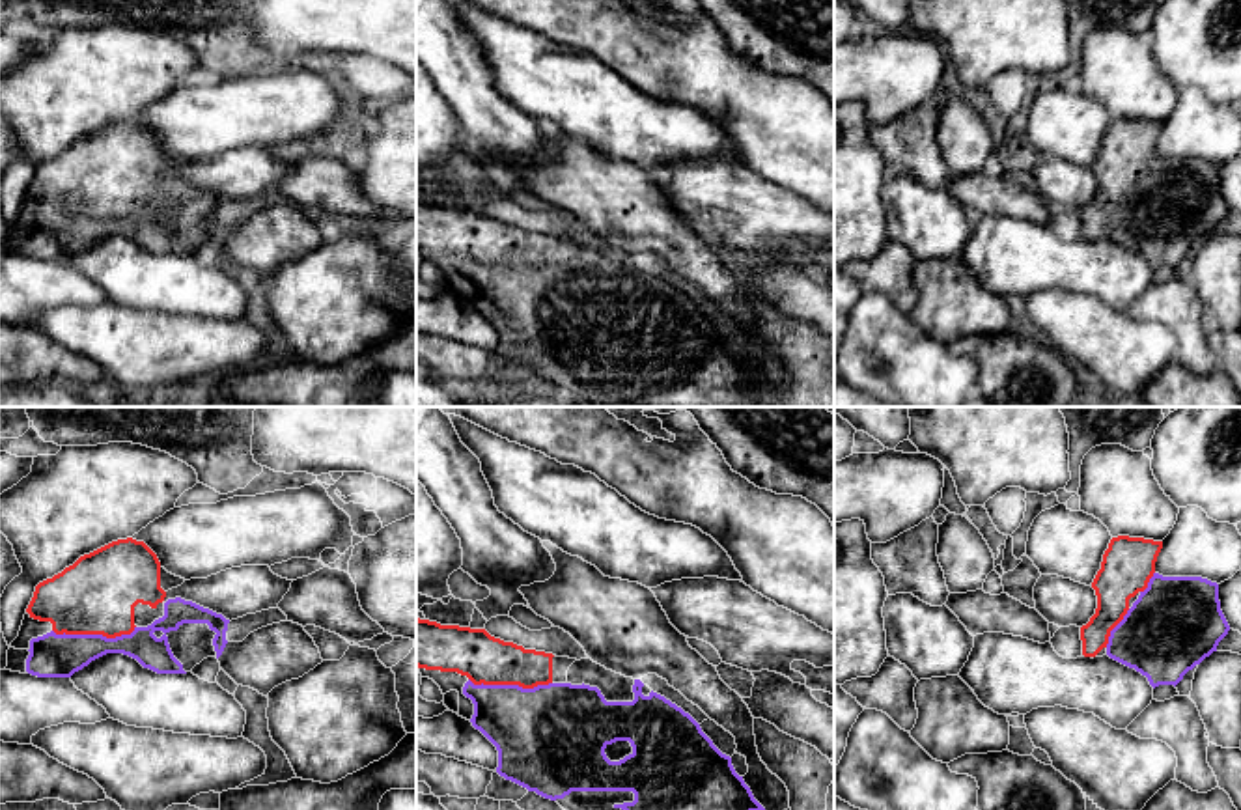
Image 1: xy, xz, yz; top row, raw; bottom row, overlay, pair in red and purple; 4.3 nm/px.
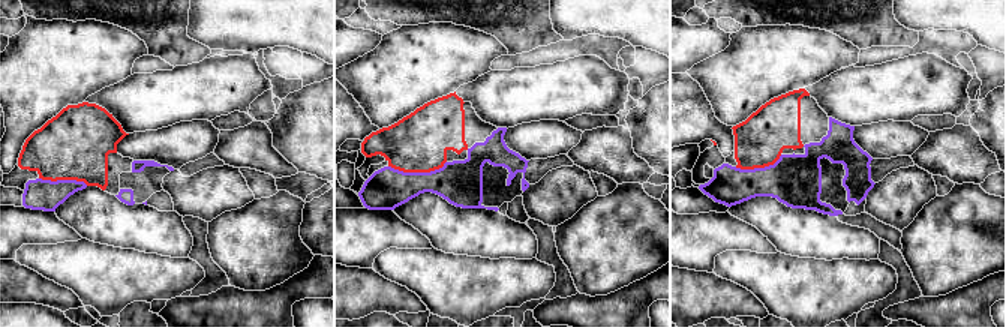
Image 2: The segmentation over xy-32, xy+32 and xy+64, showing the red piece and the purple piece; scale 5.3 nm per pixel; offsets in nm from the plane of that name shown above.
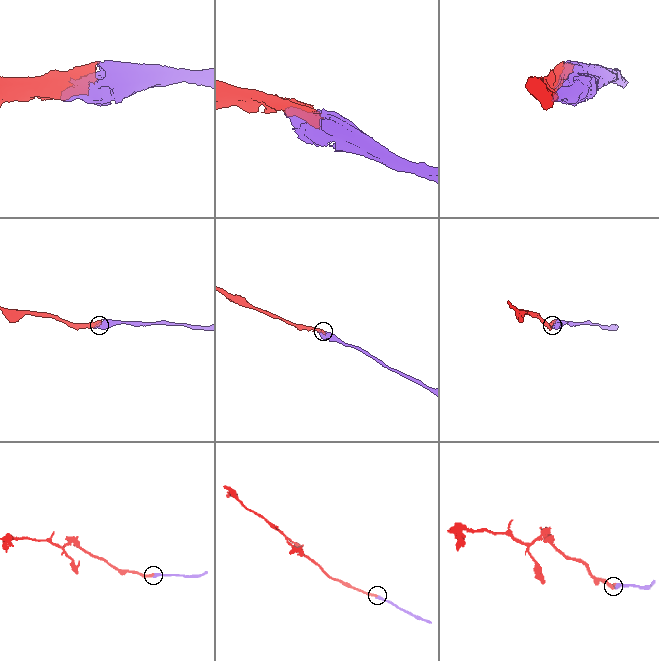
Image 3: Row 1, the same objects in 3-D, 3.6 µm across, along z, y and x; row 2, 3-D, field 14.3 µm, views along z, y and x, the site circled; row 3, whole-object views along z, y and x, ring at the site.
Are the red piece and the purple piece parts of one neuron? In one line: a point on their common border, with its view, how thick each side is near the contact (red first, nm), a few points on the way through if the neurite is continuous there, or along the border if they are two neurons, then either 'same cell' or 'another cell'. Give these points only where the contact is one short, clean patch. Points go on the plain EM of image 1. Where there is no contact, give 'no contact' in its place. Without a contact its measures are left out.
meets red in xy at (94, 215); 340 nm thick on the red side, 190 nm on the other; same cell

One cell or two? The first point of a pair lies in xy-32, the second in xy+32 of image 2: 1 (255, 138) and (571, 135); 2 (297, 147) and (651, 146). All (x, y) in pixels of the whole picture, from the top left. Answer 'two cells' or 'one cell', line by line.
1: two cells
2: one cell

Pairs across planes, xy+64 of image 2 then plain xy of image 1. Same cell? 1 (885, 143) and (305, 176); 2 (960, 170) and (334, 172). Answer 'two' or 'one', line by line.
1: two
2: one

